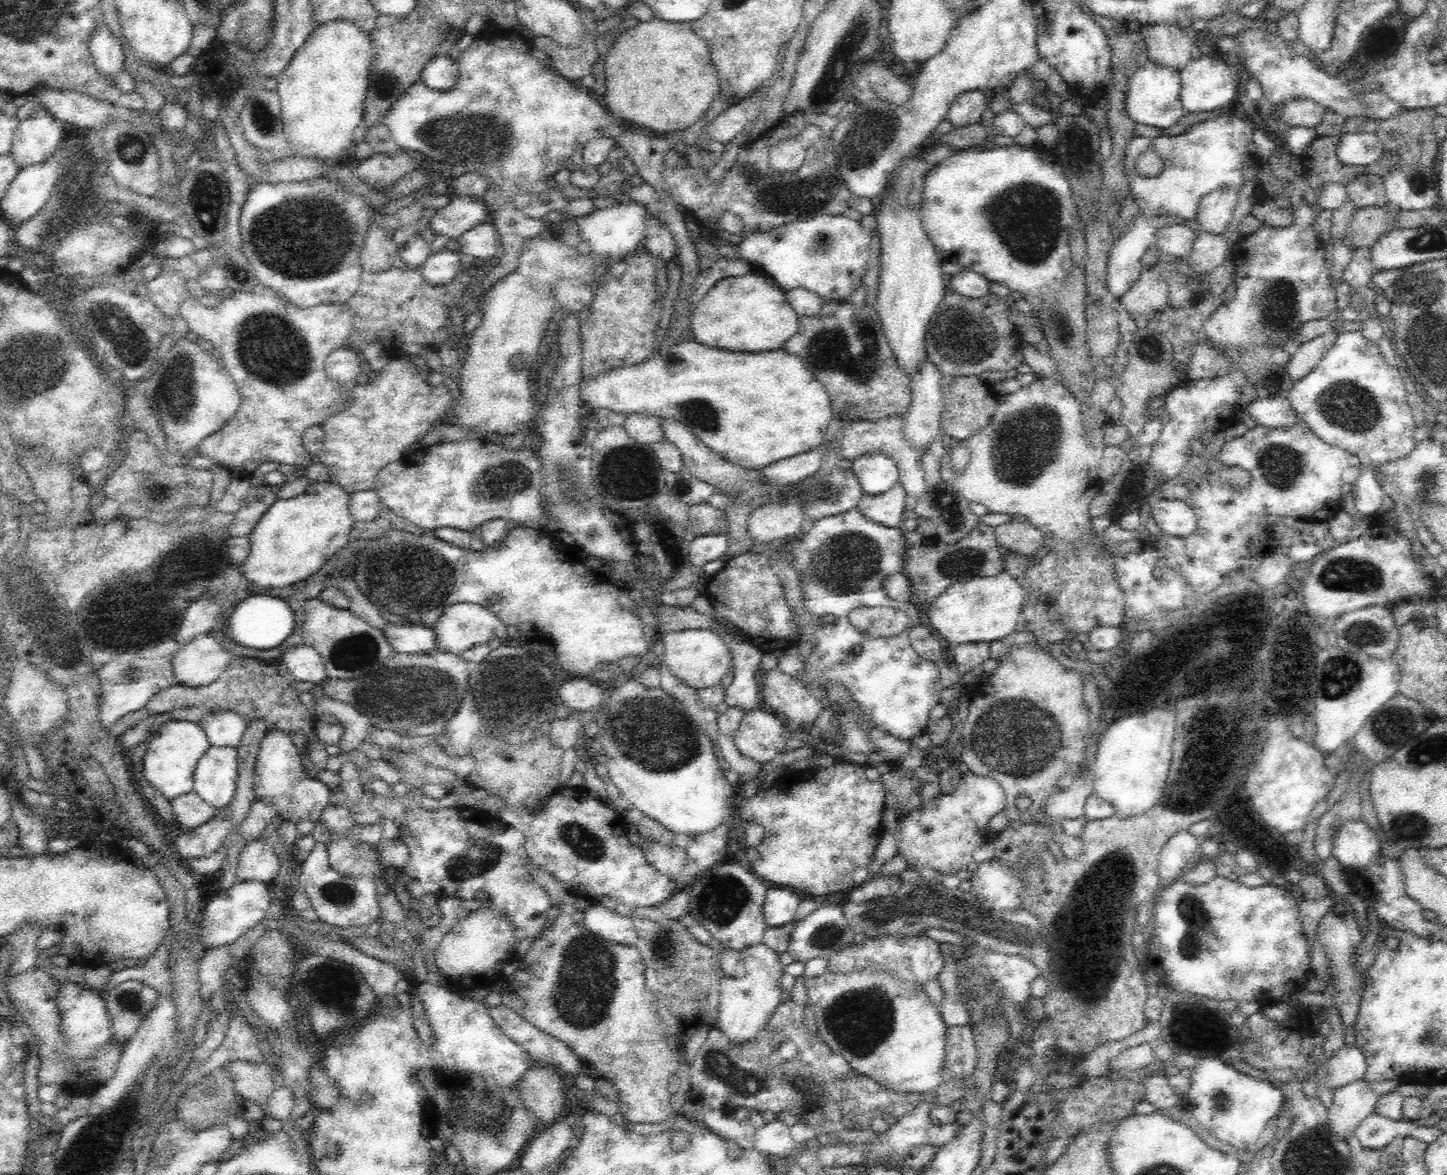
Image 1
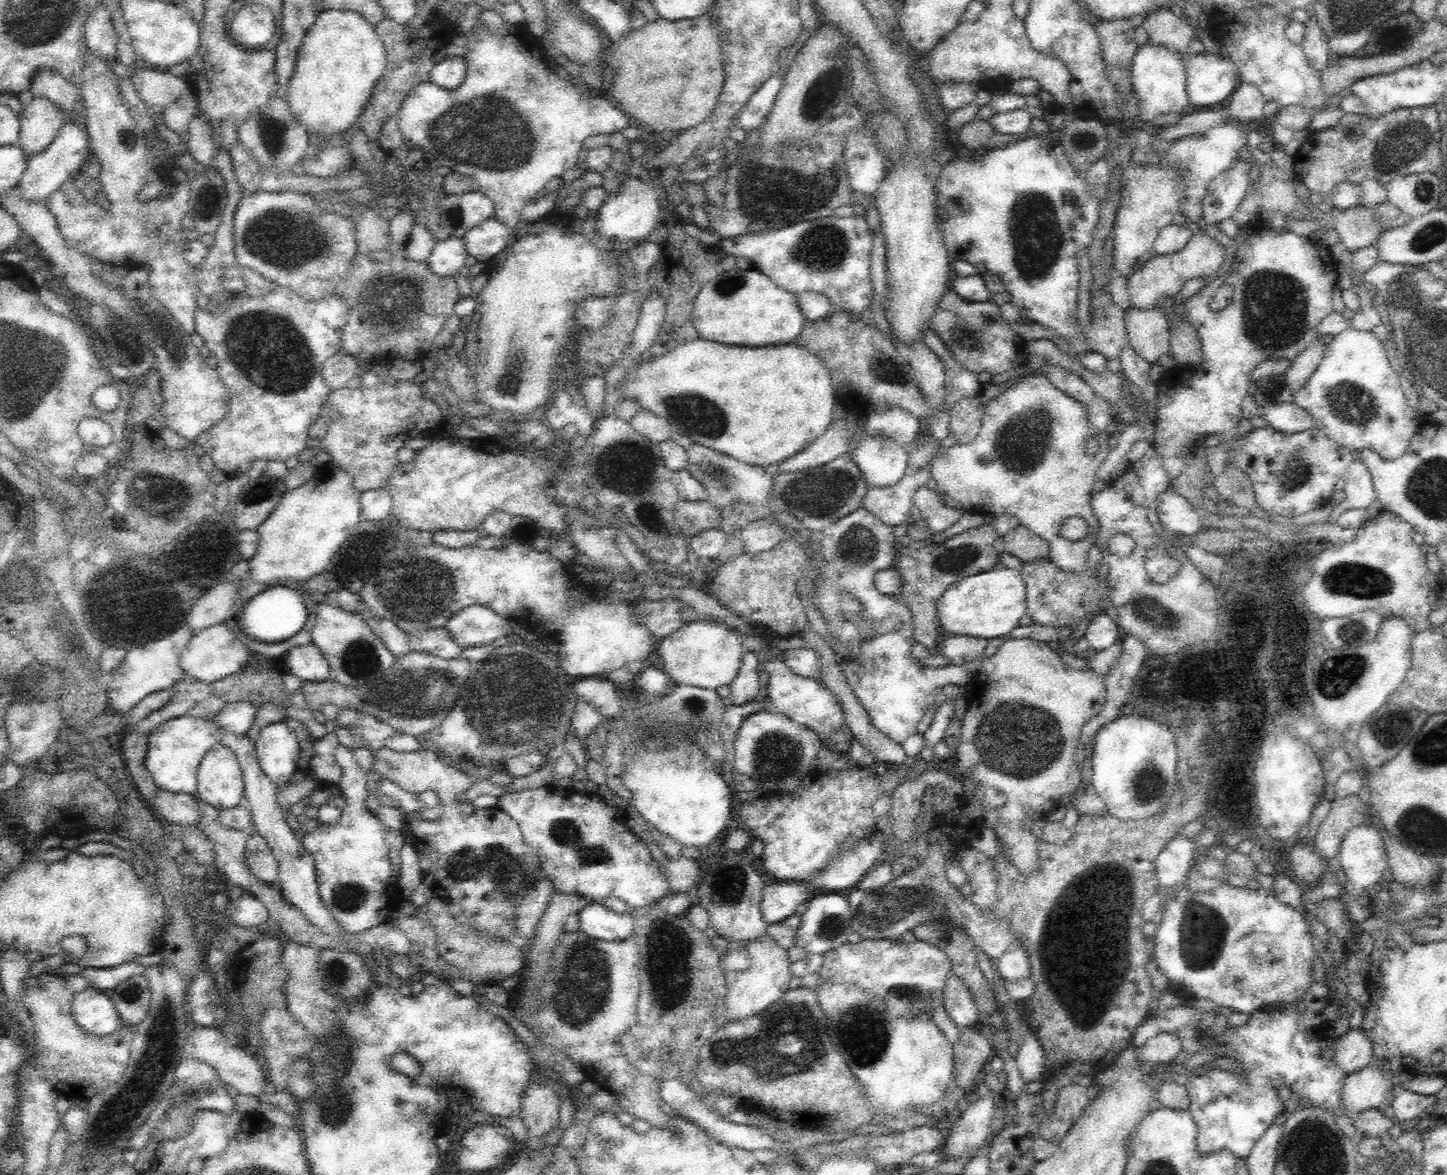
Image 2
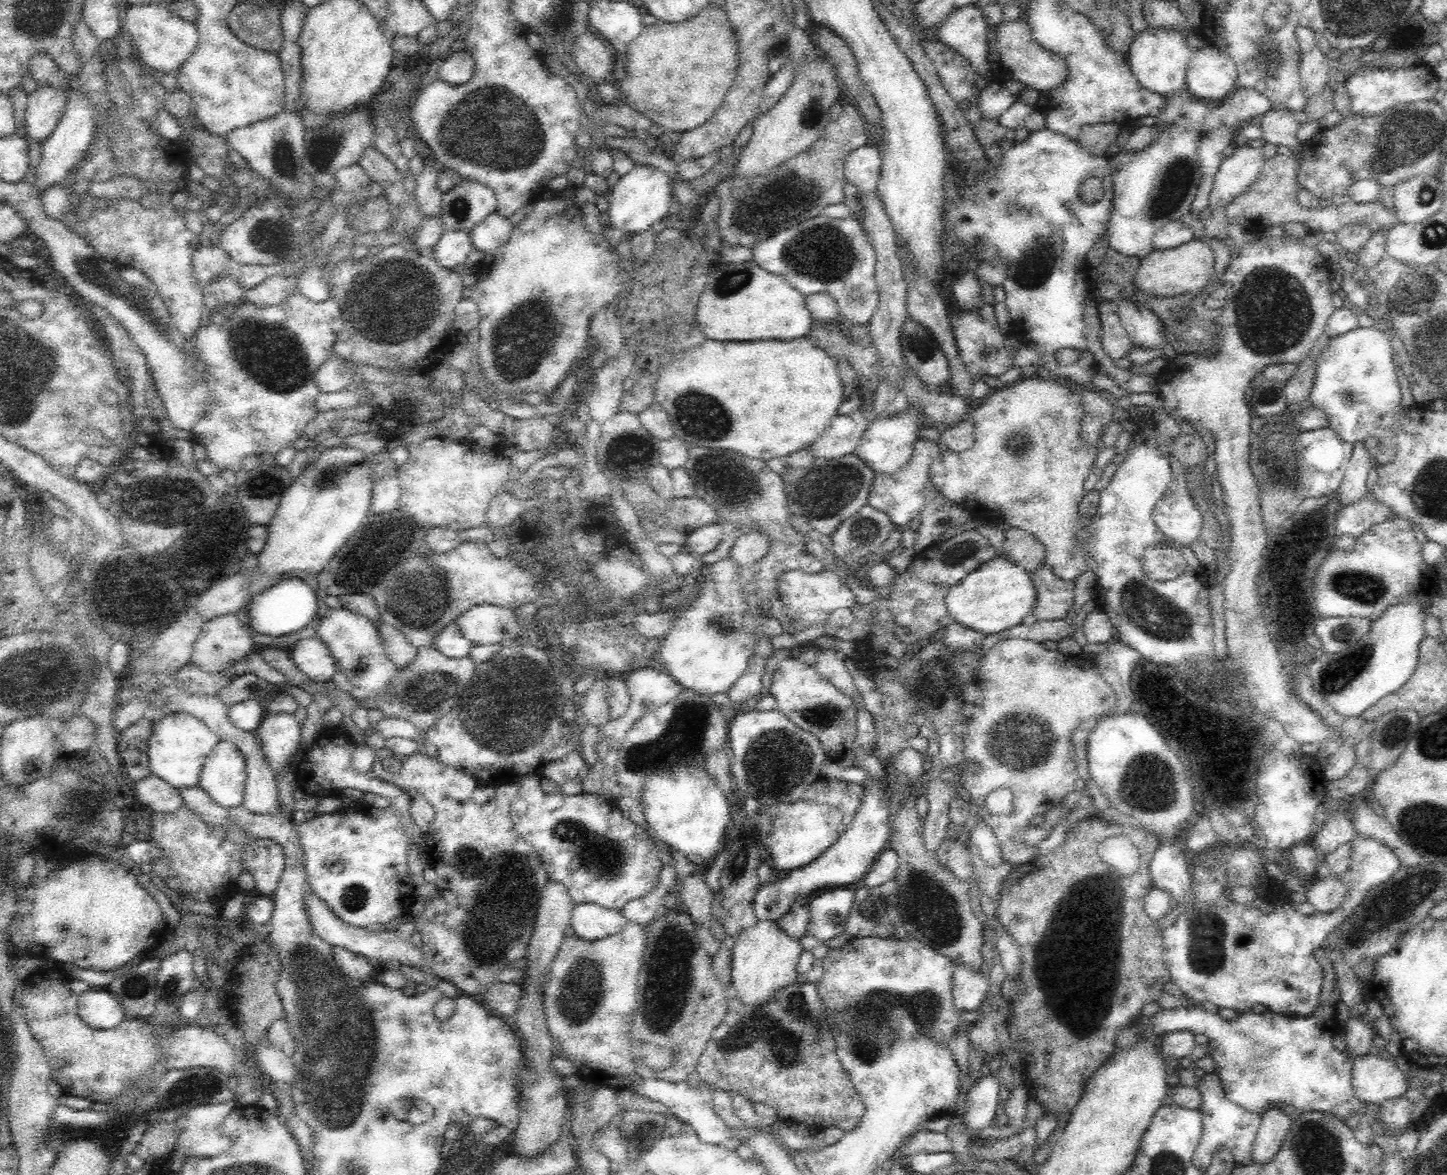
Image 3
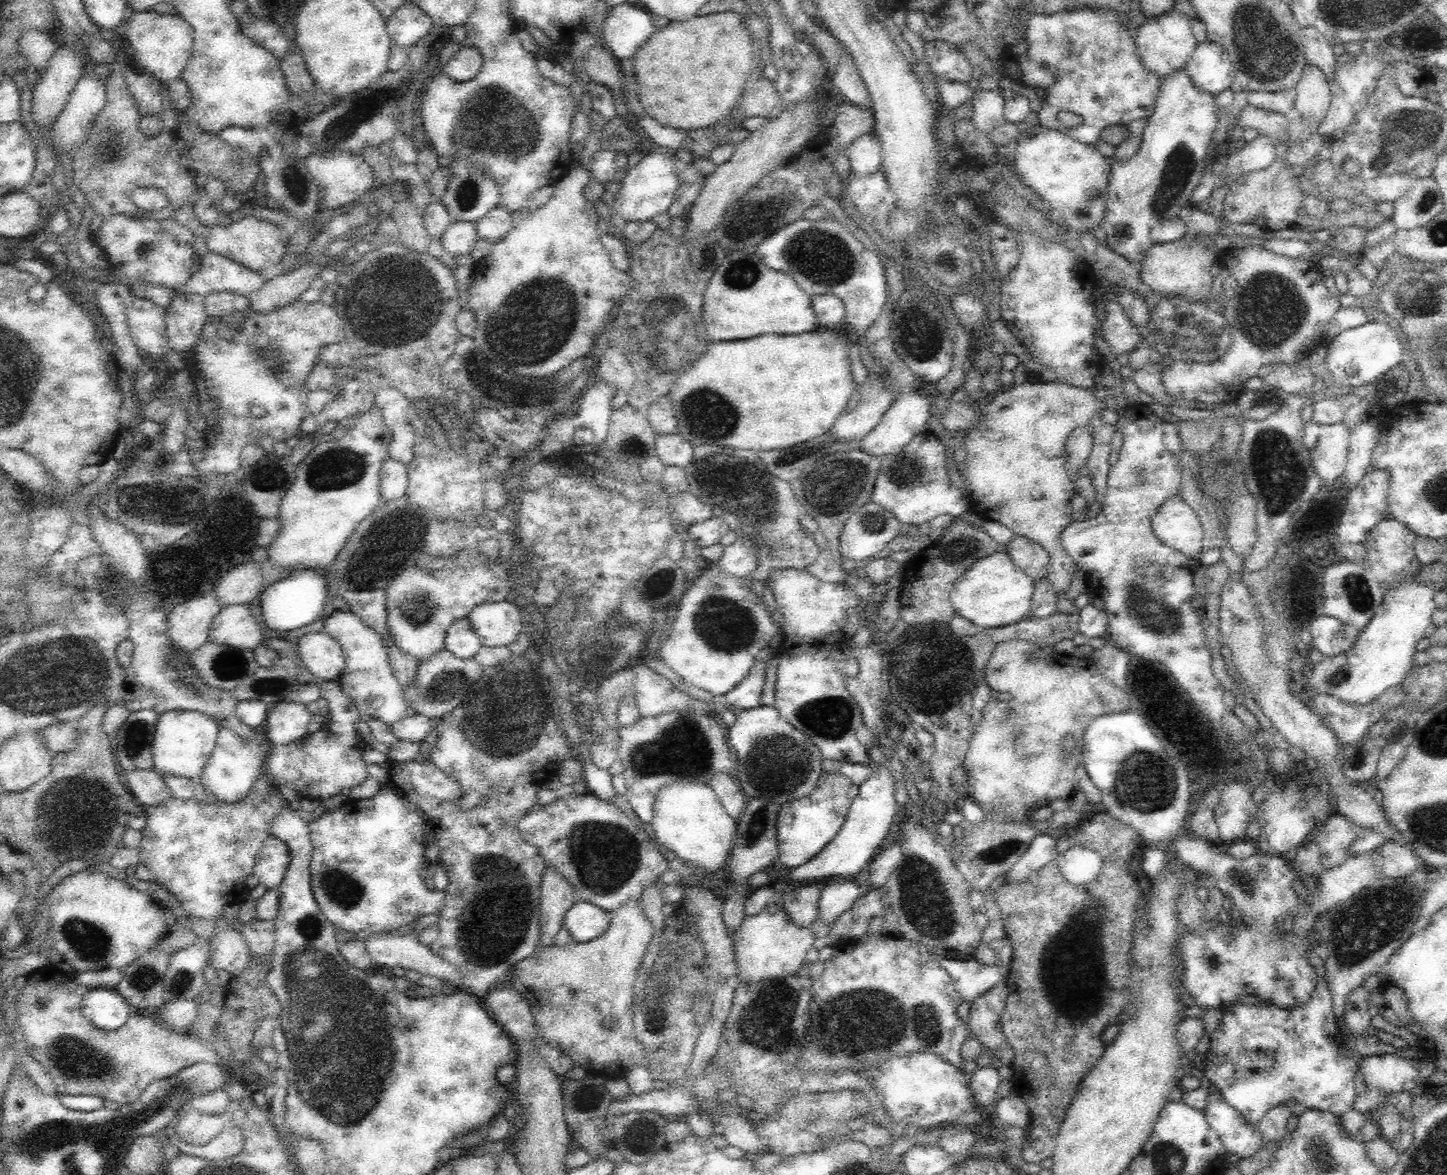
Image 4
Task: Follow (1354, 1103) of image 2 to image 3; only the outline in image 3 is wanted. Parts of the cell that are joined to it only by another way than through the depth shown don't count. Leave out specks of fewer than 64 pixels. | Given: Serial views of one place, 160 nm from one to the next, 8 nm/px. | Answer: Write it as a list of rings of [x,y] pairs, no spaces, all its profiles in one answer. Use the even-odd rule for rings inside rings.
[[[1369,1053],[1353,1059],[1352,1088],[1362,1102],[1380,1104],[1406,1092],[1409,1080],[1401,1061],[1388,1061]]]

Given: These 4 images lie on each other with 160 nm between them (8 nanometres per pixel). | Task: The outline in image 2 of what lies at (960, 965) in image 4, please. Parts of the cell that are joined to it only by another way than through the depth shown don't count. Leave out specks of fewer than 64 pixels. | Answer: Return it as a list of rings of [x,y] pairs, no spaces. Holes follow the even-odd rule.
[[[951,974],[942,990],[942,1005],[950,1019],[960,1028],[976,1027],[979,1011],[972,993],[958,976]]]

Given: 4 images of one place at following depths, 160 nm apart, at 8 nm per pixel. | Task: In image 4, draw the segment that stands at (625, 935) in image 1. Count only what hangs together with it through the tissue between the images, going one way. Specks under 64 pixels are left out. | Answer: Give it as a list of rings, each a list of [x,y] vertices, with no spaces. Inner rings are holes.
[[[578,901],[564,919],[564,928],[576,942],[589,942],[606,933],[614,911],[606,911],[593,903]]]

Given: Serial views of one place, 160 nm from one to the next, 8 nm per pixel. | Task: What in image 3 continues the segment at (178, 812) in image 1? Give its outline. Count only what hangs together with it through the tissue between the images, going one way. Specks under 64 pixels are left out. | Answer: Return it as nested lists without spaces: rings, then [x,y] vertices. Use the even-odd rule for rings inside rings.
[[[152,774],[135,781],[134,785],[137,799],[155,813],[171,813],[183,805],[181,789],[168,785],[166,781]]]

